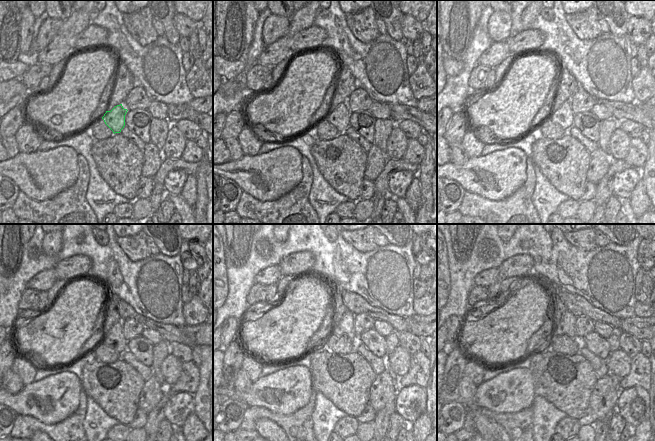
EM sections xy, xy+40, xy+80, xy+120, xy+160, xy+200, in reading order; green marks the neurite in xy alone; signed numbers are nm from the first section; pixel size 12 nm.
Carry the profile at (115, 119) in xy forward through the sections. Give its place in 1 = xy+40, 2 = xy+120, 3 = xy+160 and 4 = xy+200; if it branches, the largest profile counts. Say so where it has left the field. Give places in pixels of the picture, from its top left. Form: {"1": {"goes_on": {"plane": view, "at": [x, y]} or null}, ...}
{"1": {"goes_on": {"plane": "xy+40", "at": [339, 117]}}, "2": {"goes_on": {"plane": "xy+120", "at": [114, 339]}}, "3": {"goes_on": {"plane": "xy+160", "at": [344, 327]}}, "4": {"goes_on": {"plane": "xy+200", "at": [566, 326]}}}

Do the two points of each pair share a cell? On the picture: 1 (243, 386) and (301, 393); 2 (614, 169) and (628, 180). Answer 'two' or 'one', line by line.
1: two
2: two

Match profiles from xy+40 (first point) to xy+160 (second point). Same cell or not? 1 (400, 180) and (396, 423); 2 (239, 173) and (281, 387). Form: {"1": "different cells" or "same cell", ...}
{"1": "different cells", "2": "same cell"}

